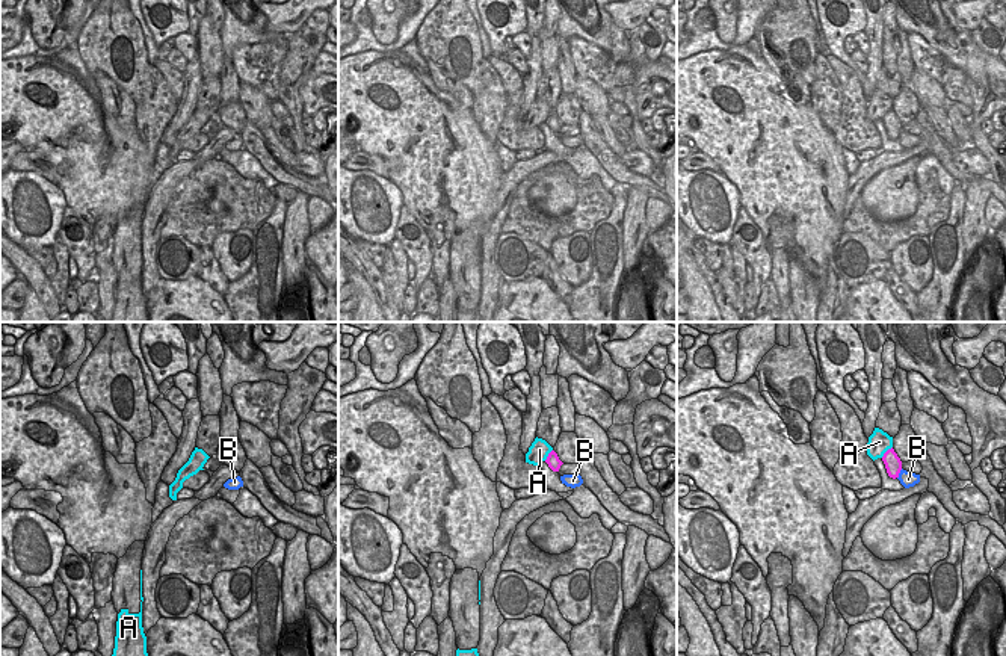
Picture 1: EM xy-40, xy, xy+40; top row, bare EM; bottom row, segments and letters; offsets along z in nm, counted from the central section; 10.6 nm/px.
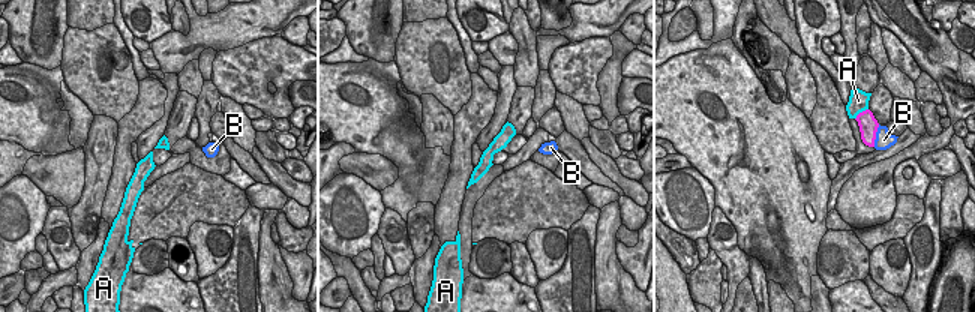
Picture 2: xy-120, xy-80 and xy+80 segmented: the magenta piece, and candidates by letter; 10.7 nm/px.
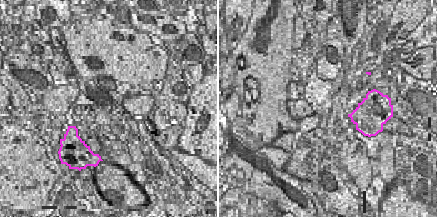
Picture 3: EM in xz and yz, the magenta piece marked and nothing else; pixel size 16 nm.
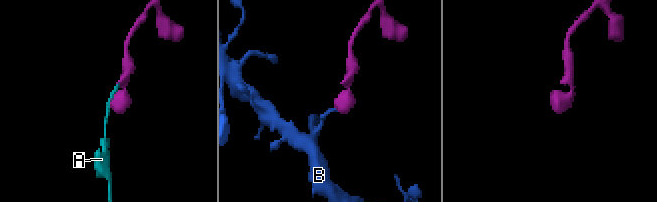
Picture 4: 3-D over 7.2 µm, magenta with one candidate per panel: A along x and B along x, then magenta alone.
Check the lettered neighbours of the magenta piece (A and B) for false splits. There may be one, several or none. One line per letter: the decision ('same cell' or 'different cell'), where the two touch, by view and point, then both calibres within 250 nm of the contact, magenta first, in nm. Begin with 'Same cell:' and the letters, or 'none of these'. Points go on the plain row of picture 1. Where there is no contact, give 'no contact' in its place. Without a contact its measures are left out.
Same cell: A
A: same cell | xy+40 (885, 114) | 190/240 nm
B: different cell | xy+40 (899, 133) | 190/160 nm

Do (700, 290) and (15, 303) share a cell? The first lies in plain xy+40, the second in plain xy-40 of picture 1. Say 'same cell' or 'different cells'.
different cells

